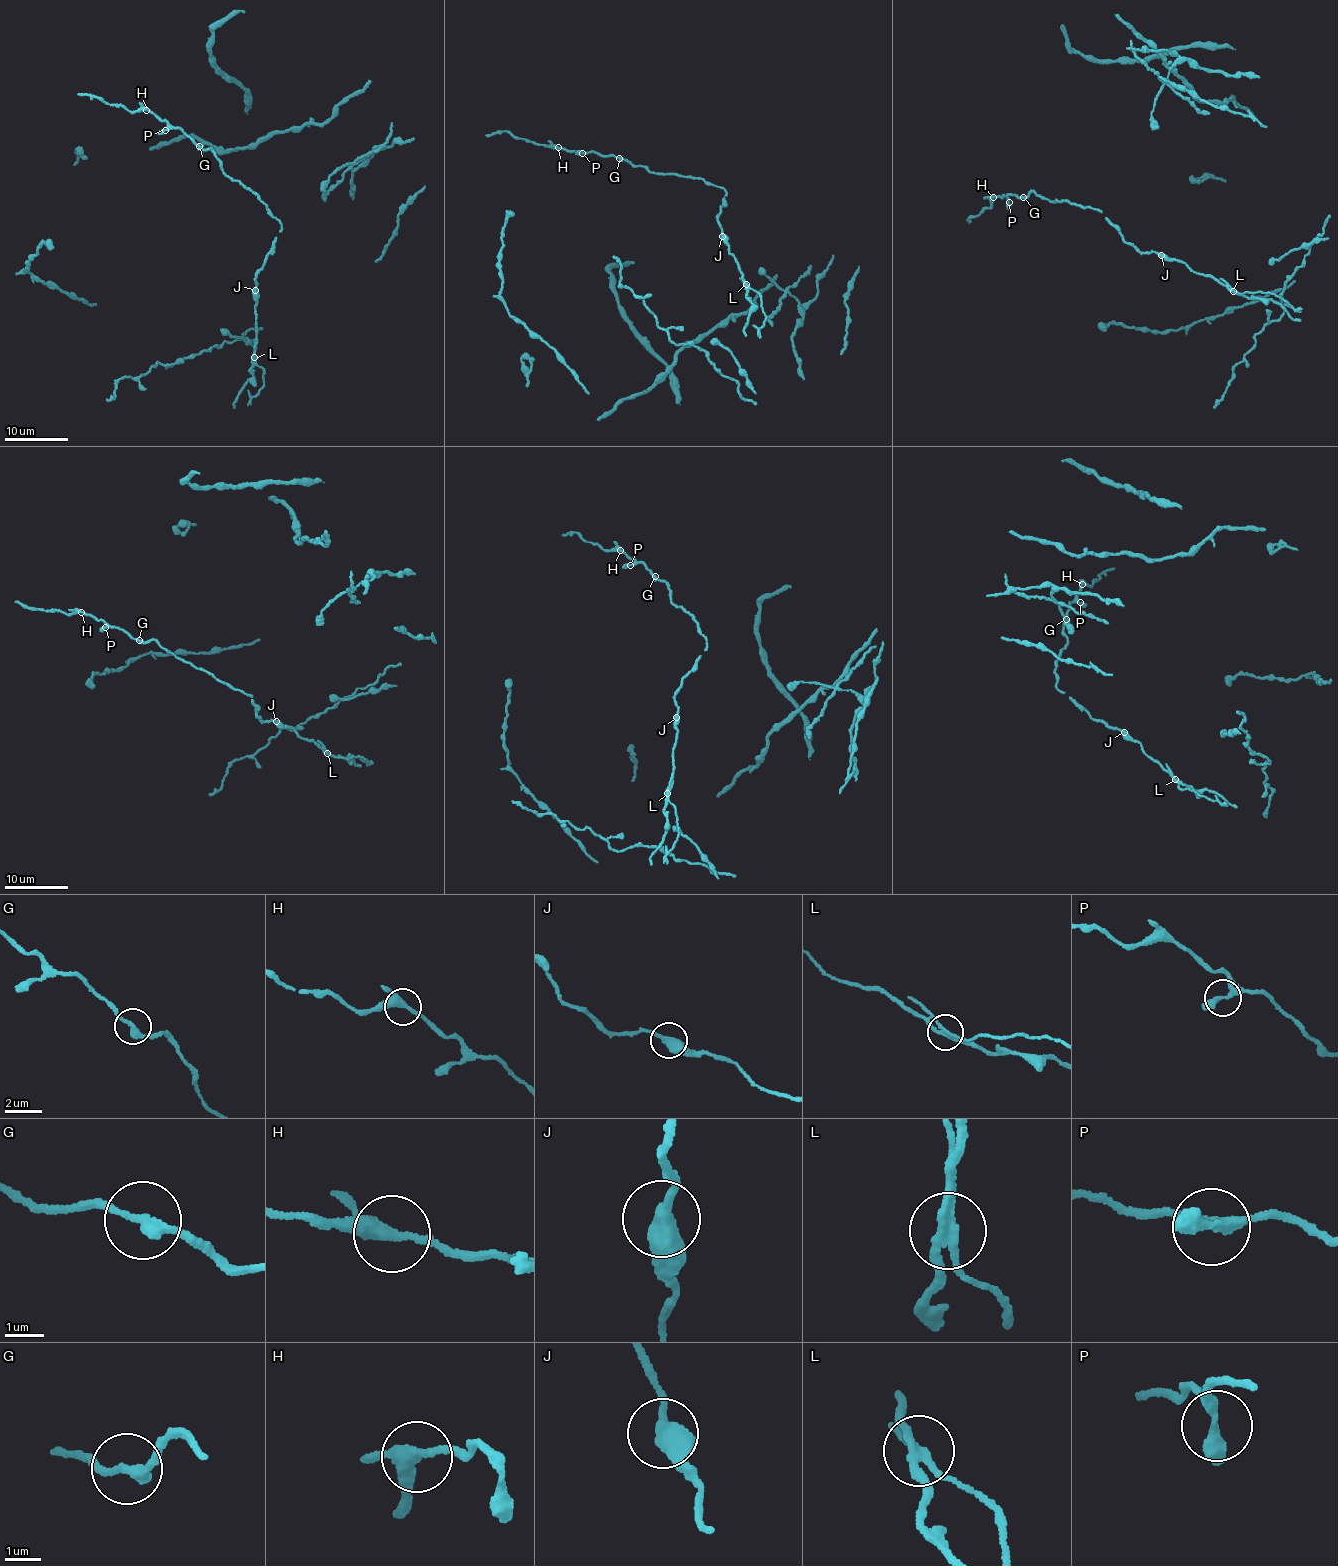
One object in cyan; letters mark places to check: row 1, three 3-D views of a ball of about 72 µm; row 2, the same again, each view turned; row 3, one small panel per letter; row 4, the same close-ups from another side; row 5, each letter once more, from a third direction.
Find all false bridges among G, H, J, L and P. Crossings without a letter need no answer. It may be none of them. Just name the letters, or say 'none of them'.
L

